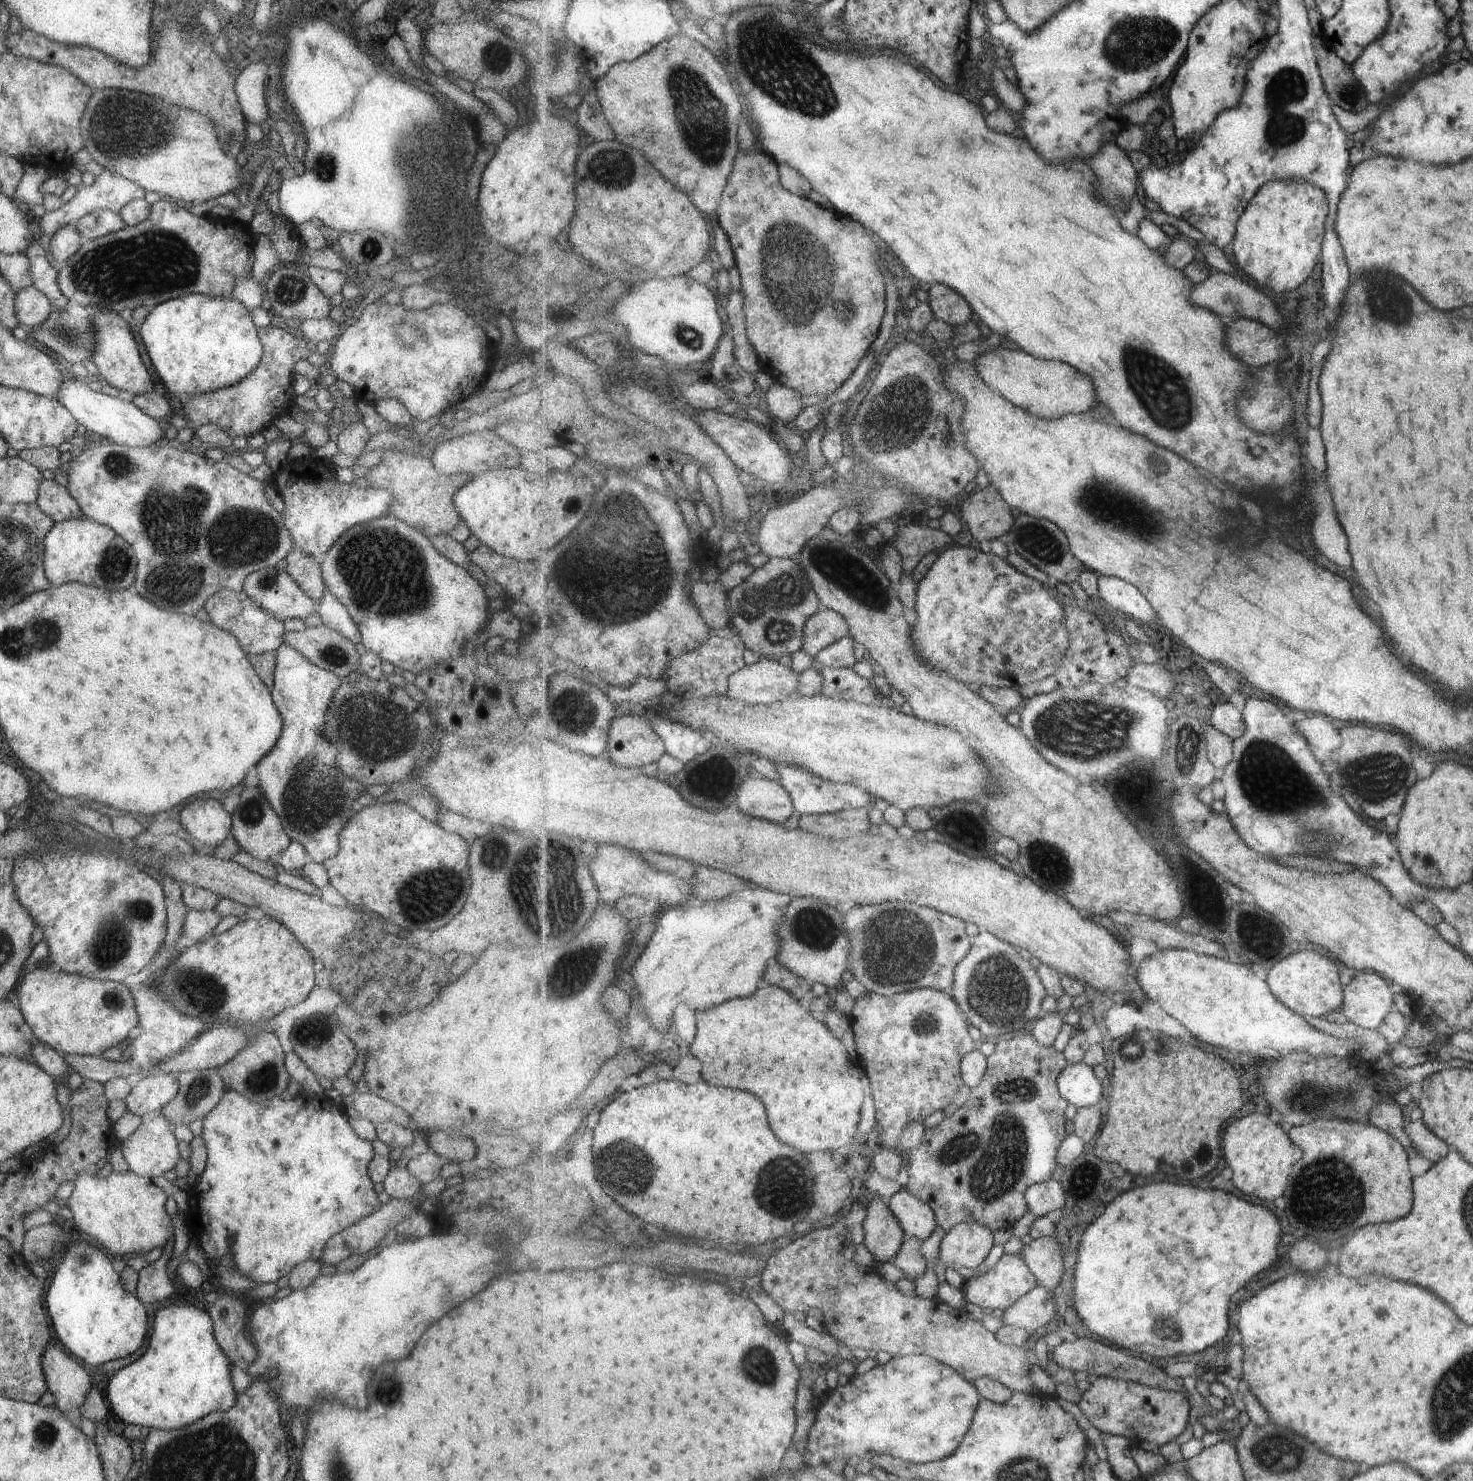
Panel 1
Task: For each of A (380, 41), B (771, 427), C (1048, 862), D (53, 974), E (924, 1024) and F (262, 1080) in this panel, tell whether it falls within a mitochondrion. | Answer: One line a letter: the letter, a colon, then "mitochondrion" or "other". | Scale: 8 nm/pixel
A: other
B: other
C: mitochondrion
D: other
E: mitochondrion
F: mitochondrion

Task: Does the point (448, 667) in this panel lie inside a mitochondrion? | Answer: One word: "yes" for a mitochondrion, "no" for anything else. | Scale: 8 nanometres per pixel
no

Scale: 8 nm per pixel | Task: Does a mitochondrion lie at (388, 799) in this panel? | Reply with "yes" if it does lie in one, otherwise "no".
no

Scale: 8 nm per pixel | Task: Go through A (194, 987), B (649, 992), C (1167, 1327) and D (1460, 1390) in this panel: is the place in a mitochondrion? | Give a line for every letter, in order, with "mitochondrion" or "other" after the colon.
A: mitochondrion
B: other
C: mitochondrion
D: mitochondrion

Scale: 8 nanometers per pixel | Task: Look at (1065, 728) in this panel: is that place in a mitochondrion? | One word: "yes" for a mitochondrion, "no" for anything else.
yes

